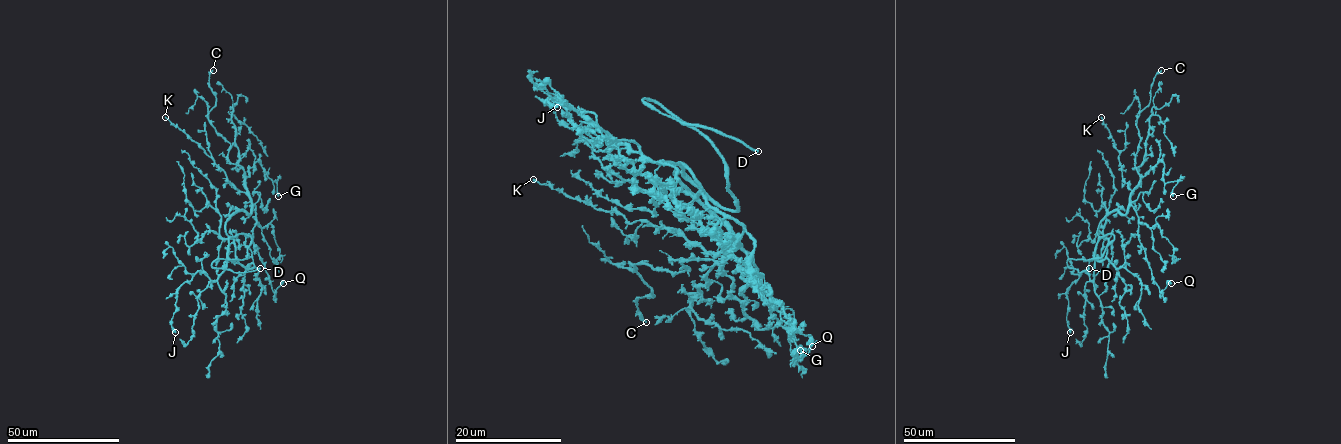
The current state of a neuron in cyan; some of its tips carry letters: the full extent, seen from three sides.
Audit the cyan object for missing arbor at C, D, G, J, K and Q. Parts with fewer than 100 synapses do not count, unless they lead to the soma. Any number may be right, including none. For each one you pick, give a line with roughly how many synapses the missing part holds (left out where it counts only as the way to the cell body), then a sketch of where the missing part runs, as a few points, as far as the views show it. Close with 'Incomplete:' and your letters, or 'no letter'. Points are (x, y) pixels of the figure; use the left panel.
D: missing branch runs (260, 268), (275, 263), (281, 263), (284, 268)
Incomplete: D

